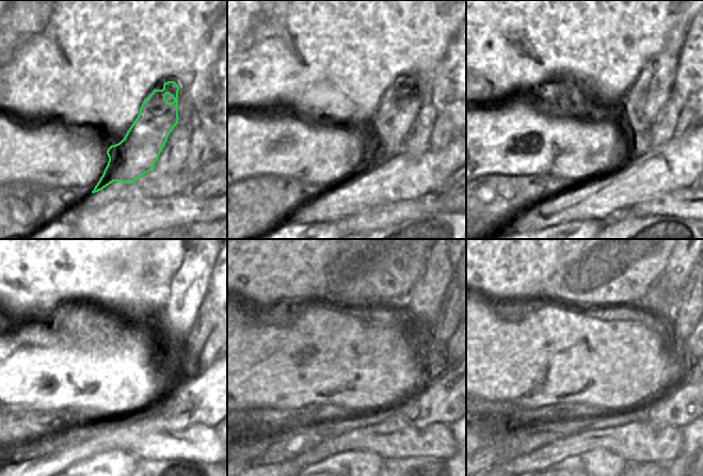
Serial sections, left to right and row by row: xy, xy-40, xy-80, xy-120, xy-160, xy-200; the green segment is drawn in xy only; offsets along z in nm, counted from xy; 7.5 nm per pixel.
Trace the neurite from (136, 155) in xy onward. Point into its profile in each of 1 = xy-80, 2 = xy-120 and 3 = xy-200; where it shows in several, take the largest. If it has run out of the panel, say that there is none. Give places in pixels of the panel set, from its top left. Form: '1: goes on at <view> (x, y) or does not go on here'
1: goes on at xy-80 (637, 110)
2: goes on at xy-120 (188, 288)
3: goes on at xy-200 (674, 278)

